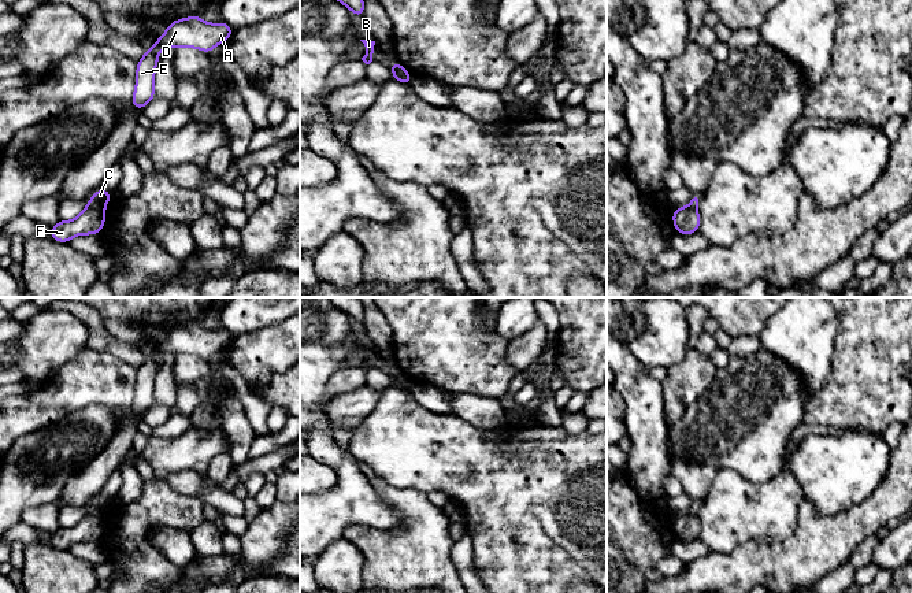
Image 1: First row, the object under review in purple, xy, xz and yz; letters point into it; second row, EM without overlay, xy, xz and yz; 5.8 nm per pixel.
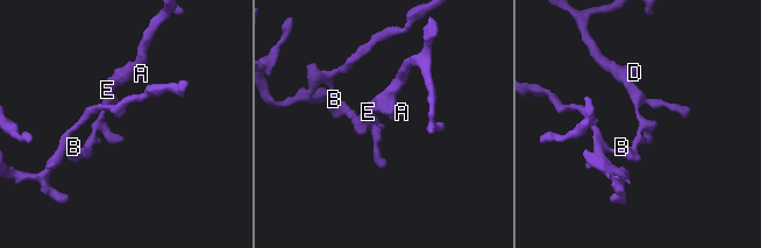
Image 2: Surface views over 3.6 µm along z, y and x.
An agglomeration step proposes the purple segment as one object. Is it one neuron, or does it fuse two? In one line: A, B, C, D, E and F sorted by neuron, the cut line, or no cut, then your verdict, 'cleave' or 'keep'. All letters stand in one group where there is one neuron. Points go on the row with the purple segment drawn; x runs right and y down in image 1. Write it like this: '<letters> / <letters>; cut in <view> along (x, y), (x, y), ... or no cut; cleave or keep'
A C D E / B F; cut in xz along (408, 73), (397, 73), (392, 78); cleave

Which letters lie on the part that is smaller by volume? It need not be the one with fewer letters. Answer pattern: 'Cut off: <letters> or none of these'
Cut off: B, F

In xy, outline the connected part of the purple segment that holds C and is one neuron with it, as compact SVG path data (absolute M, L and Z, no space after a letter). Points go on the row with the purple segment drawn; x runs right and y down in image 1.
M97 189L90 200L86 203L86 207L90 207L90 208L104 208L108 201L111 200L112 197L112 193L105 190L105 189Z

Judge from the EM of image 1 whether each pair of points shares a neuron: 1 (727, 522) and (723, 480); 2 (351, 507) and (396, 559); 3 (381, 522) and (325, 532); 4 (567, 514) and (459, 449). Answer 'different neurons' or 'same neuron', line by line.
1: same neuron
2: different neurons
3: same neuron
4: same neuron

